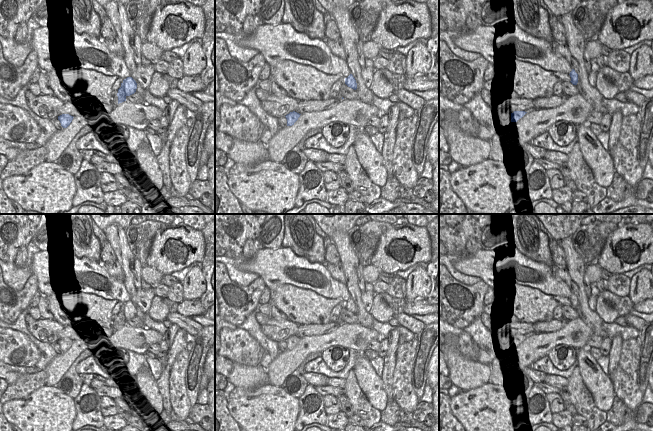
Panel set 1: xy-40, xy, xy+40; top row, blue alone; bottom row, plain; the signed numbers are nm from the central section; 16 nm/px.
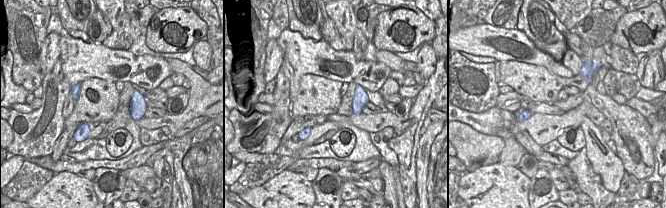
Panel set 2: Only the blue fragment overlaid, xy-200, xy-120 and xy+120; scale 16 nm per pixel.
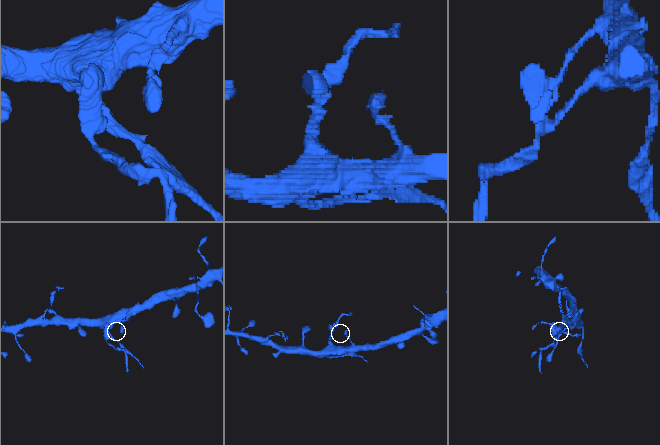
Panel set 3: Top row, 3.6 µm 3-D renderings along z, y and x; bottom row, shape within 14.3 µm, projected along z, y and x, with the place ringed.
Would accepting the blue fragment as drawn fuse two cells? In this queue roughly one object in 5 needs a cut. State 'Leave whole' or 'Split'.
Leave whole

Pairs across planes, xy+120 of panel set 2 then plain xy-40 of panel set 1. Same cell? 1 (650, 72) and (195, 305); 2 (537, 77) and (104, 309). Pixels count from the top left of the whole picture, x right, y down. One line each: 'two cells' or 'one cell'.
1: two cells
2: one cell

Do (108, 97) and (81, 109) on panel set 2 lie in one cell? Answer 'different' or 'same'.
same

